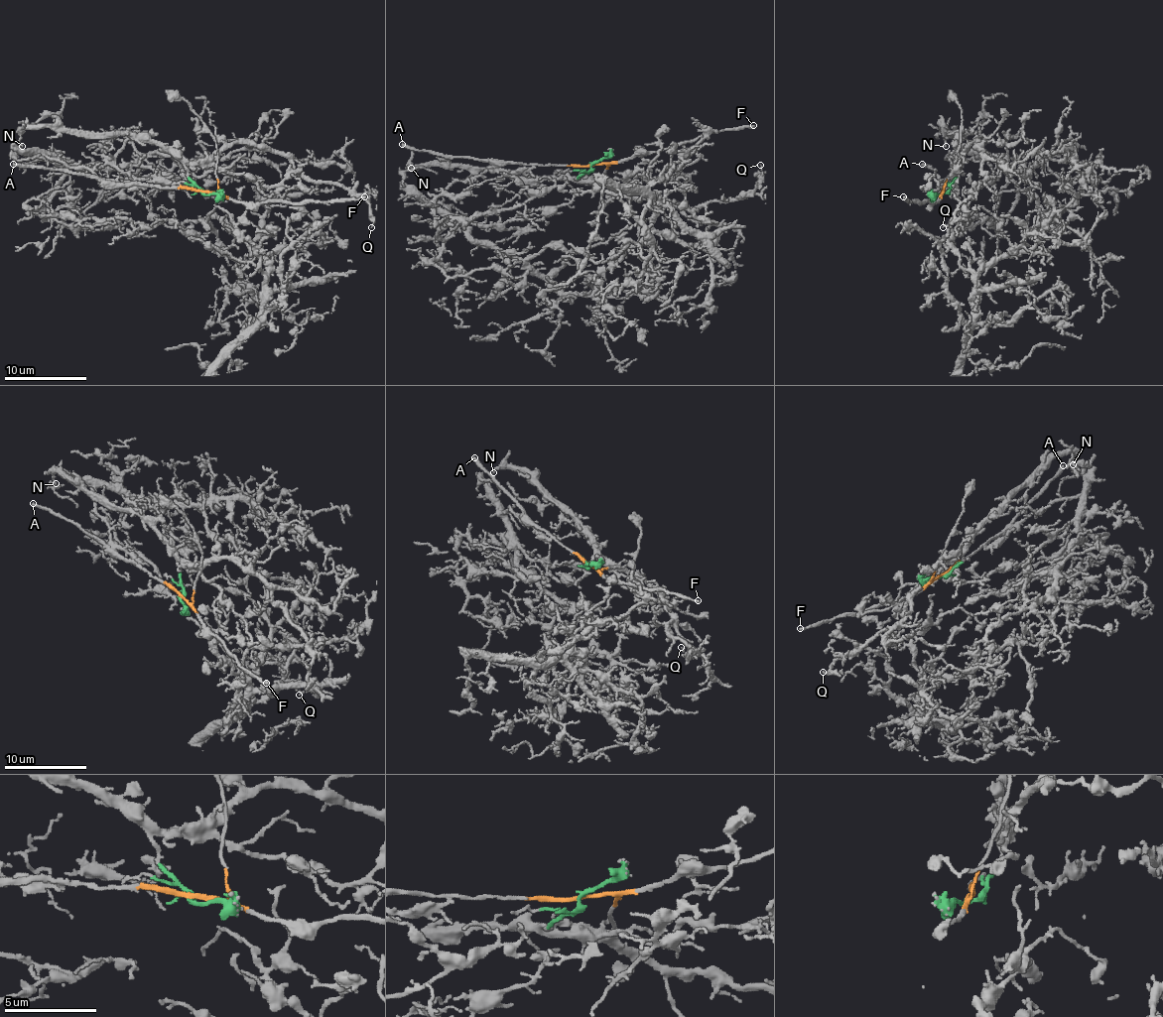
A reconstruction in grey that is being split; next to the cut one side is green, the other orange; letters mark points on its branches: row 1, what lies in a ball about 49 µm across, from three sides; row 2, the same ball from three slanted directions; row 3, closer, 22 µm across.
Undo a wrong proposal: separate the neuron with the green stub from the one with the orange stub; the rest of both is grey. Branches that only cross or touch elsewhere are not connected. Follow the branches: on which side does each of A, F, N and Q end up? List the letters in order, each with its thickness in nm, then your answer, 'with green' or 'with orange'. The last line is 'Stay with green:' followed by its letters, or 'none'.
A: 260 nm | with orange
F: 200 nm | with orange
N: 70 nm | with green
Q: 80 nm | with green
Stay with green: N, Q

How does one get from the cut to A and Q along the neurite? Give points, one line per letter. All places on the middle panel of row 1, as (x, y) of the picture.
A: (591, 164), (491, 164), (487, 160), (465, 156), (437, 156), (410, 150), (402, 144)
Q: (591, 164), (578, 179), (604, 181), (624, 194), (690, 206), (743, 196), (759, 181), (759, 164)

